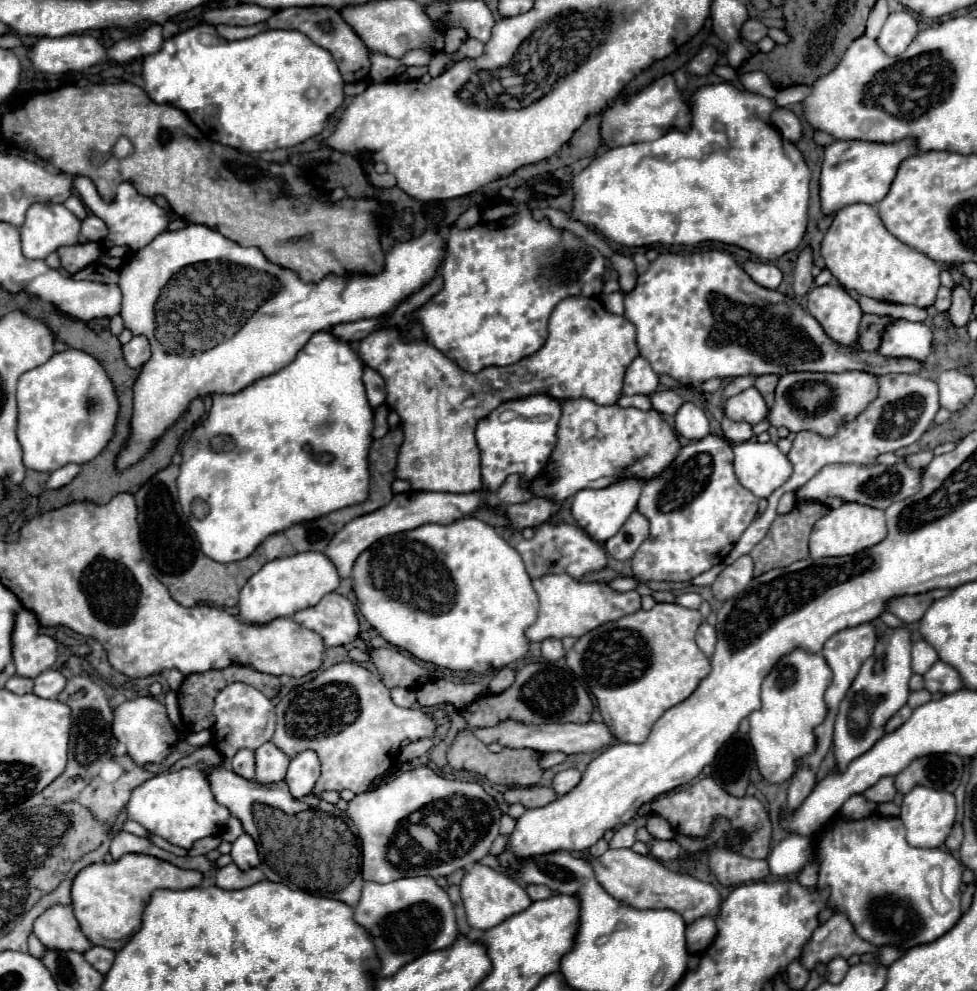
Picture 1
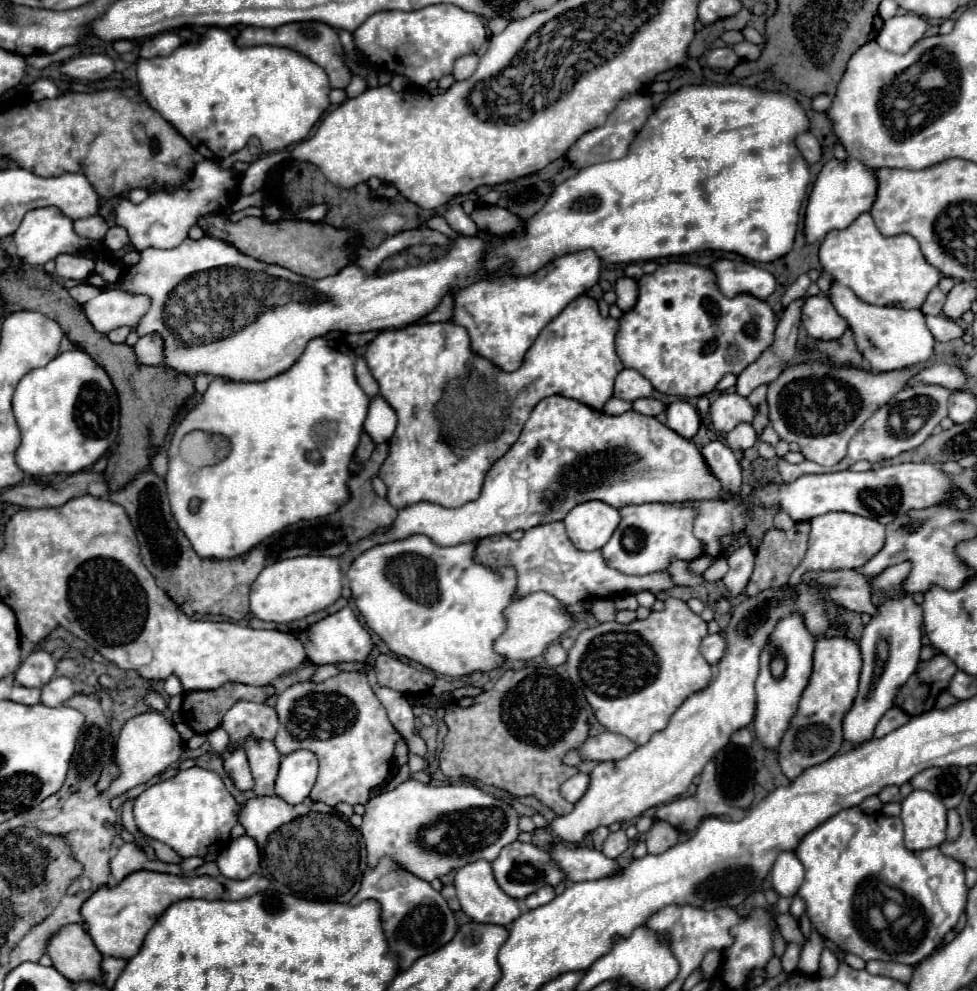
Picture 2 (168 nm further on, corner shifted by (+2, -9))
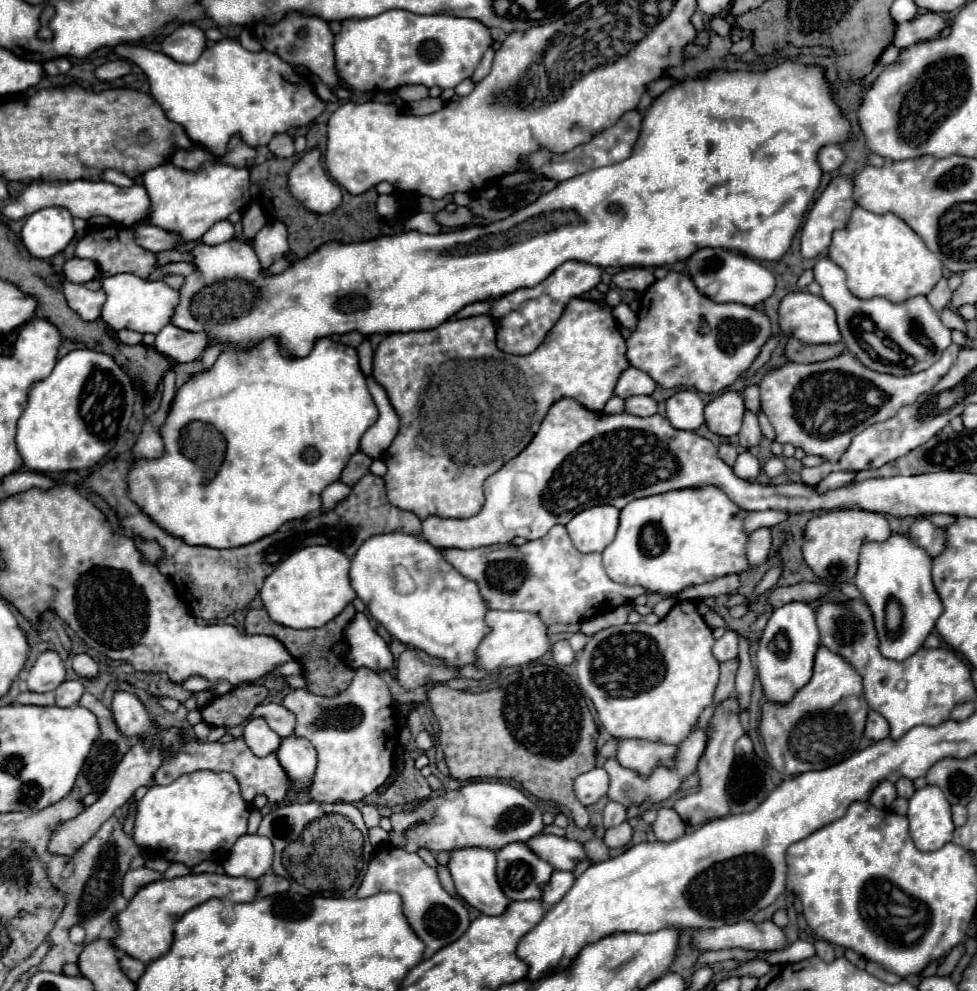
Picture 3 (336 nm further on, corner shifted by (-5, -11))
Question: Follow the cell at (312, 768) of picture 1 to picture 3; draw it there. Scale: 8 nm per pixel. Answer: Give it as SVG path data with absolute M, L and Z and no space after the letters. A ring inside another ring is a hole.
M295 735L281 739L277 759L299 791L309 785L317 765L317 751L307 739Z

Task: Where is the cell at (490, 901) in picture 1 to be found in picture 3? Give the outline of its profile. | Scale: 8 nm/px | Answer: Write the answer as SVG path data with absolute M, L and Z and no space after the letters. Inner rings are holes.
M461 847L449 853L449 873L453 877L455 889L457 893L475 909L479 909L485 915L501 915L507 905L509 899L503 895L497 877L495 877L495 851L487 849L487 847Z

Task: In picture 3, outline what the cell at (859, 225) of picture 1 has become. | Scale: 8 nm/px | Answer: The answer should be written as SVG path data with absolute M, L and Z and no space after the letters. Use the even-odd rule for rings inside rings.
M855 207L847 227L833 231L829 257L845 271L849 291L859 299L885 297L901 303L915 295L927 295L943 275L943 263L897 215L875 215Z

